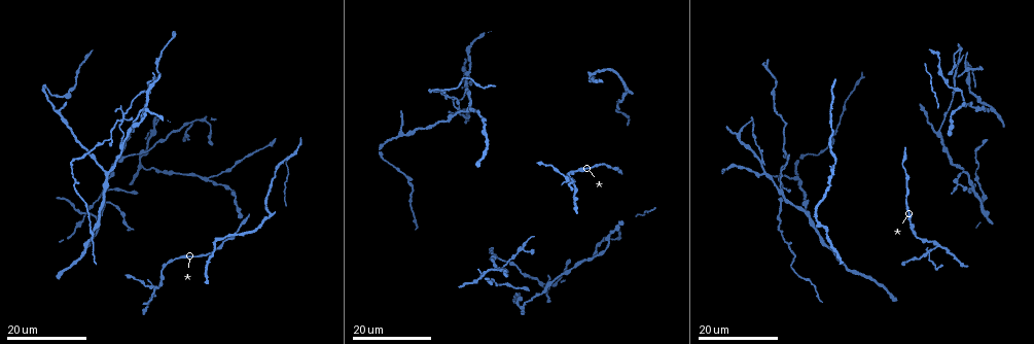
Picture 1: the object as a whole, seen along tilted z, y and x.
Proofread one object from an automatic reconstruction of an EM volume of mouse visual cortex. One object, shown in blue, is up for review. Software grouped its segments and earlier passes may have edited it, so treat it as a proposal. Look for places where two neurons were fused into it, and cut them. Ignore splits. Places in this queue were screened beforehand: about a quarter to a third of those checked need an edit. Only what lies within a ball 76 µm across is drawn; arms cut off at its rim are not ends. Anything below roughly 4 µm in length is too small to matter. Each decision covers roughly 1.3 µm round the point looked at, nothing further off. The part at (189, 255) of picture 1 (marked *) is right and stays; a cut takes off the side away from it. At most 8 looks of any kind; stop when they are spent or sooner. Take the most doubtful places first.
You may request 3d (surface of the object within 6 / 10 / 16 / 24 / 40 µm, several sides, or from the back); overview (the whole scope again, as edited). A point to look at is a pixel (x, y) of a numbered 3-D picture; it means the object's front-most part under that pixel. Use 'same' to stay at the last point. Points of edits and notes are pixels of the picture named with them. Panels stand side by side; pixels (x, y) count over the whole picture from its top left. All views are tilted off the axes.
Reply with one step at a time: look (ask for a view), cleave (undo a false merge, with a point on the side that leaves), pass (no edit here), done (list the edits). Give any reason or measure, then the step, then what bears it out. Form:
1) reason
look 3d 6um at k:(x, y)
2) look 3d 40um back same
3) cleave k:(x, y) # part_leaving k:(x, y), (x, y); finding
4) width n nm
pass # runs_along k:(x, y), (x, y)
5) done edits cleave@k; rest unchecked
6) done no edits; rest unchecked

four-way junction
look 3d 24um at 1:(930, 253)

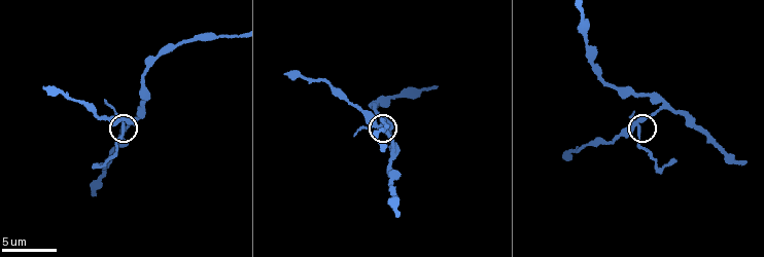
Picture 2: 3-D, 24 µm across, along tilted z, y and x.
look 3d 6um at 2:(638, 130)

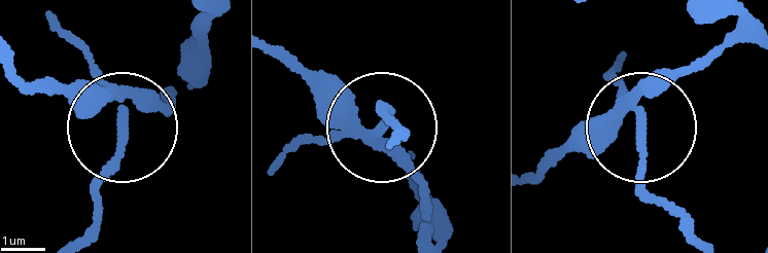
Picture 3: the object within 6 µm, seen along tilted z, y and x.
look 3d 6um back at 3:(380, 128)

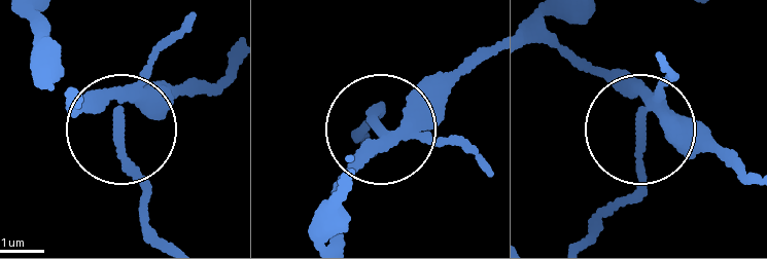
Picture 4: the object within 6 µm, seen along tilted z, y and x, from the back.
arms 4
pass # all the same neuron

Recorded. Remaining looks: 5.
three-way junction
look 3d 24um at 1:(753, 120)

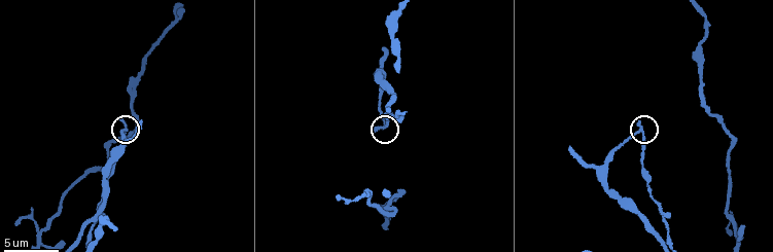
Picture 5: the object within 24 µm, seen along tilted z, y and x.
look 3d 6um at 5:(644, 135)

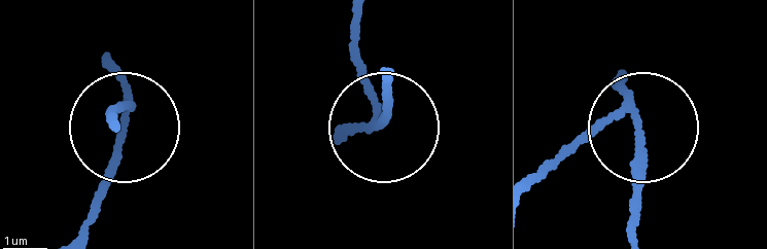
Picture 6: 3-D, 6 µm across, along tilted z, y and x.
arms 3
pass # all the same neuron

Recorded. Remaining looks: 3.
look 3d 16um at 1:(209, 178)

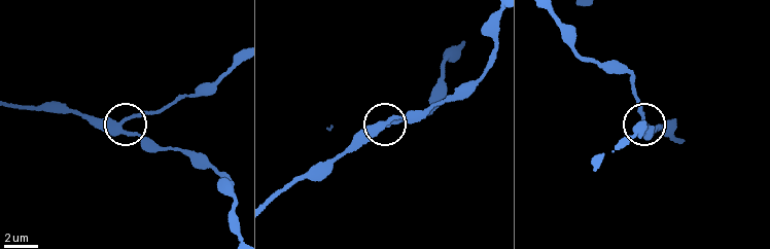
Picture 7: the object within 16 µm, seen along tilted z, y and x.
closer look
look 3d 10um at 7:(120, 123)

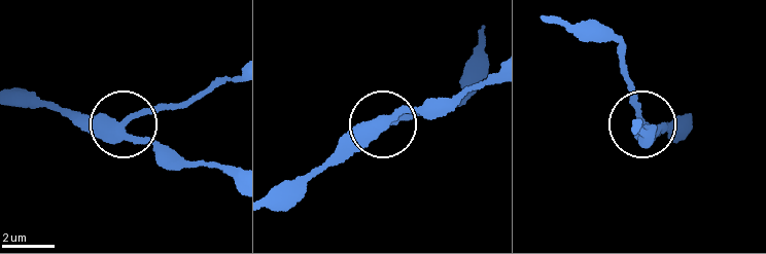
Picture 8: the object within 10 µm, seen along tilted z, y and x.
arms 4
pass # runs_along 8:(230, 175), (125, 129), (143, 113), (189, 99); one neuron here

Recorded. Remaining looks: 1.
done no edits; rest unchecked

